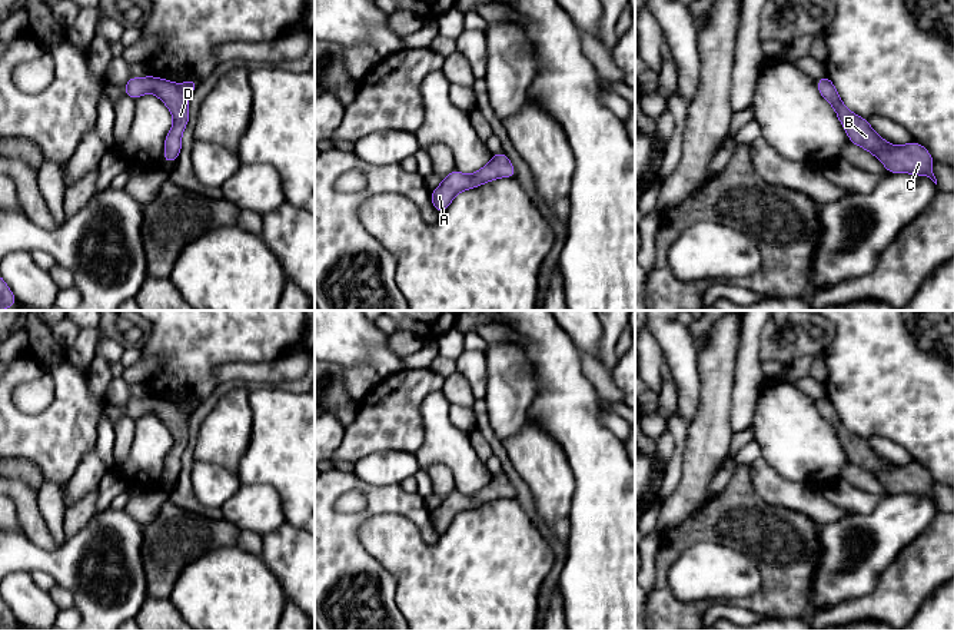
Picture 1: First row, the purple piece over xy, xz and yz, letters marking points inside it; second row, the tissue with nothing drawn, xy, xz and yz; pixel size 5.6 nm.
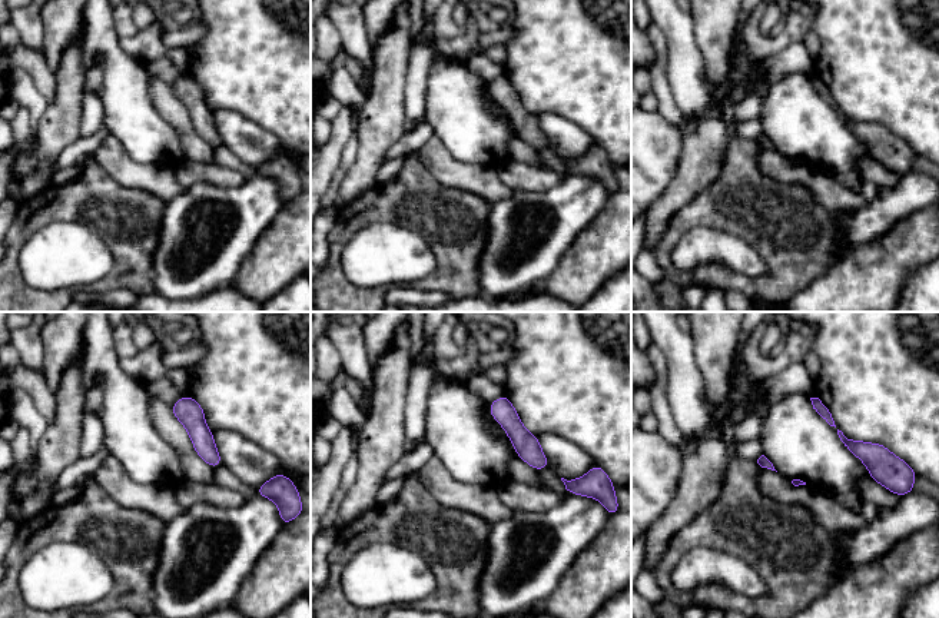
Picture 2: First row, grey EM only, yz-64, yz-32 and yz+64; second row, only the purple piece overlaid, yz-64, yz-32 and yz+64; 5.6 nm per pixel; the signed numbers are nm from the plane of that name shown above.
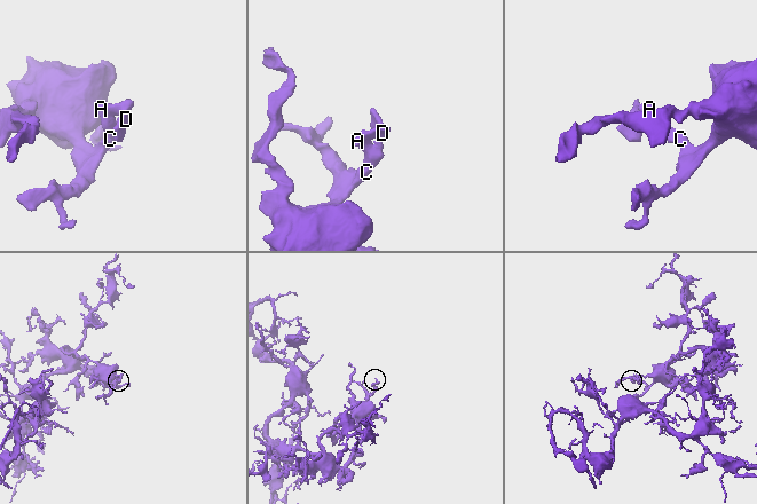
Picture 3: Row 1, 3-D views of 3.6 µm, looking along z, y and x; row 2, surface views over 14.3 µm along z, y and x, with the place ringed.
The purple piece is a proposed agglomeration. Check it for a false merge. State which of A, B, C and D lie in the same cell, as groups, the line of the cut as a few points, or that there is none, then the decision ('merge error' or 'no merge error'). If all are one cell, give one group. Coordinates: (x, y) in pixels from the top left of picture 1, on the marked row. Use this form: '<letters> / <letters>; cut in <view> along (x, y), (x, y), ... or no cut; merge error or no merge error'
A B C D; no cut; no merge error

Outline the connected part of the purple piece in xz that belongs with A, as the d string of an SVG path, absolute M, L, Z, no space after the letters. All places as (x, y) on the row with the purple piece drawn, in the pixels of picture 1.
M501 152L492 155L489 163L473 175L462 175L456 169L448 173L443 182L431 192L431 200L436 212L443 213L459 192L478 187L499 177L515 177L515 175L516 170L511 160Z

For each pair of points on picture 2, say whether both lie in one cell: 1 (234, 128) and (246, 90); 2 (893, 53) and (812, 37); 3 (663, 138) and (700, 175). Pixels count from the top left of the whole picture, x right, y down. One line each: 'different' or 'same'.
1: different
2: different
3: different

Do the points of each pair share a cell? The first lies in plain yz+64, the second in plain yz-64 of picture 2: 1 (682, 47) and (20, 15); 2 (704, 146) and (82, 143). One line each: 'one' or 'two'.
1: one
2: two

